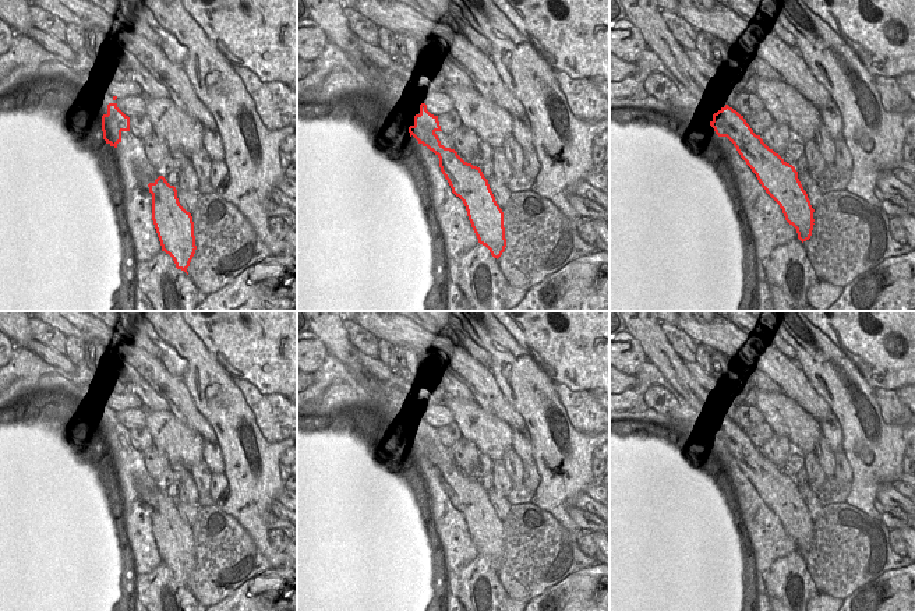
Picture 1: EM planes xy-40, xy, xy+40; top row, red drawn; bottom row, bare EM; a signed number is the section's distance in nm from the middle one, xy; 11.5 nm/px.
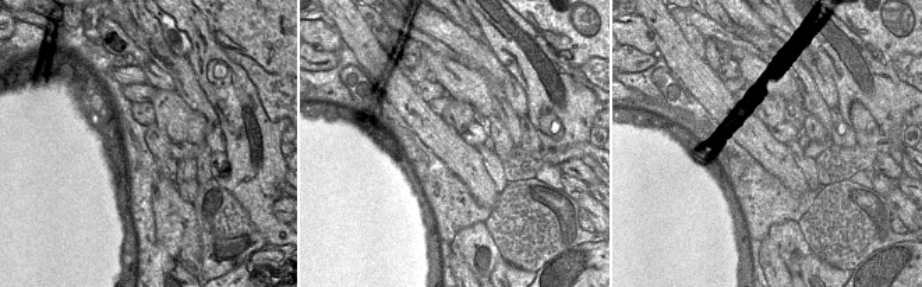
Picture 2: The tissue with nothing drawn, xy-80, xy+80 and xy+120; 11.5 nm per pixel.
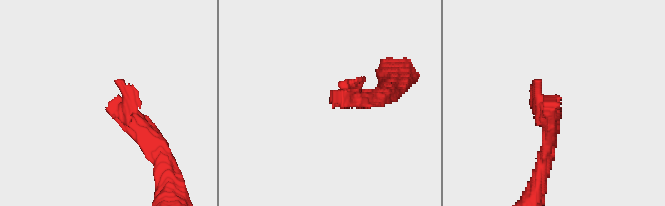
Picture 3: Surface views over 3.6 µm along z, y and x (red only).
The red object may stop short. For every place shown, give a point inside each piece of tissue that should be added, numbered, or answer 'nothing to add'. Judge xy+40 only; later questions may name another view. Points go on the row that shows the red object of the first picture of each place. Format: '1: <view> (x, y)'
1: xy+40 (645, 14)

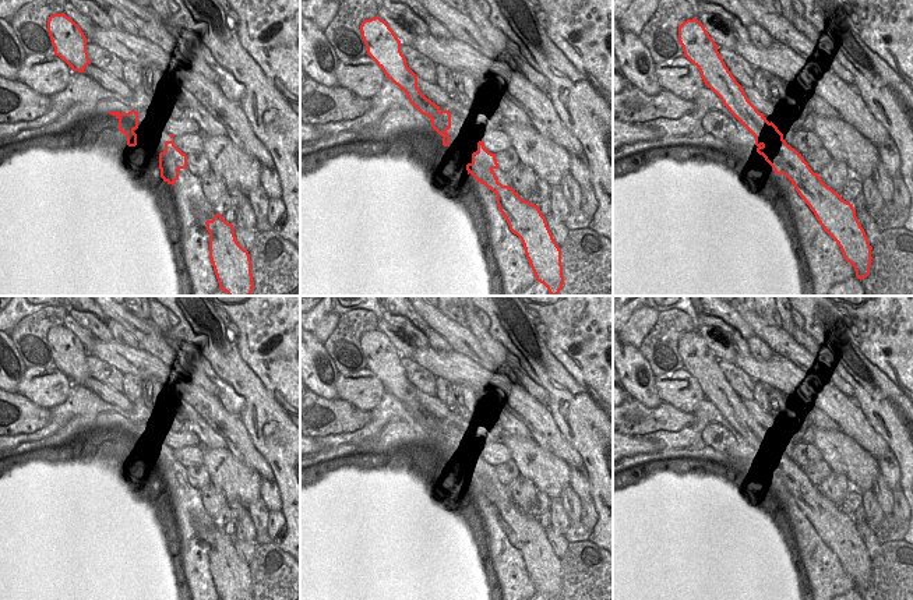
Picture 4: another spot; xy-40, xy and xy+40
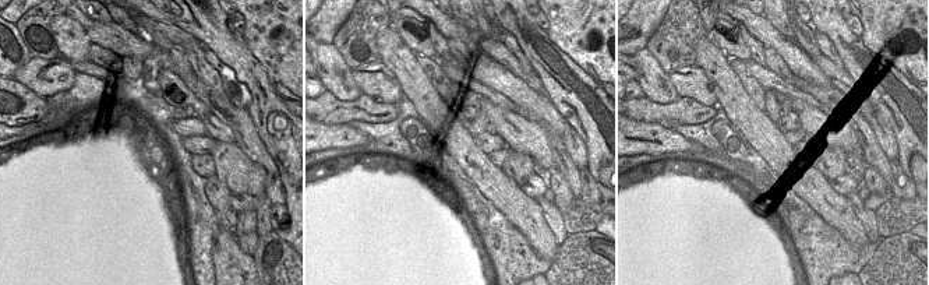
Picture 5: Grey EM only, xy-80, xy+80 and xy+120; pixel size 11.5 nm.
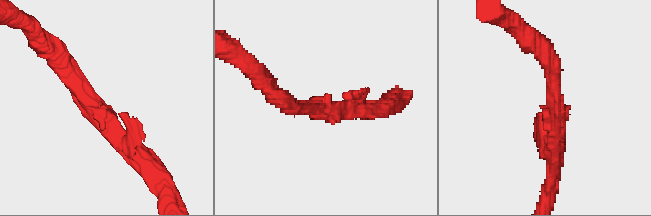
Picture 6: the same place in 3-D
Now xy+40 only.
nothing to add

